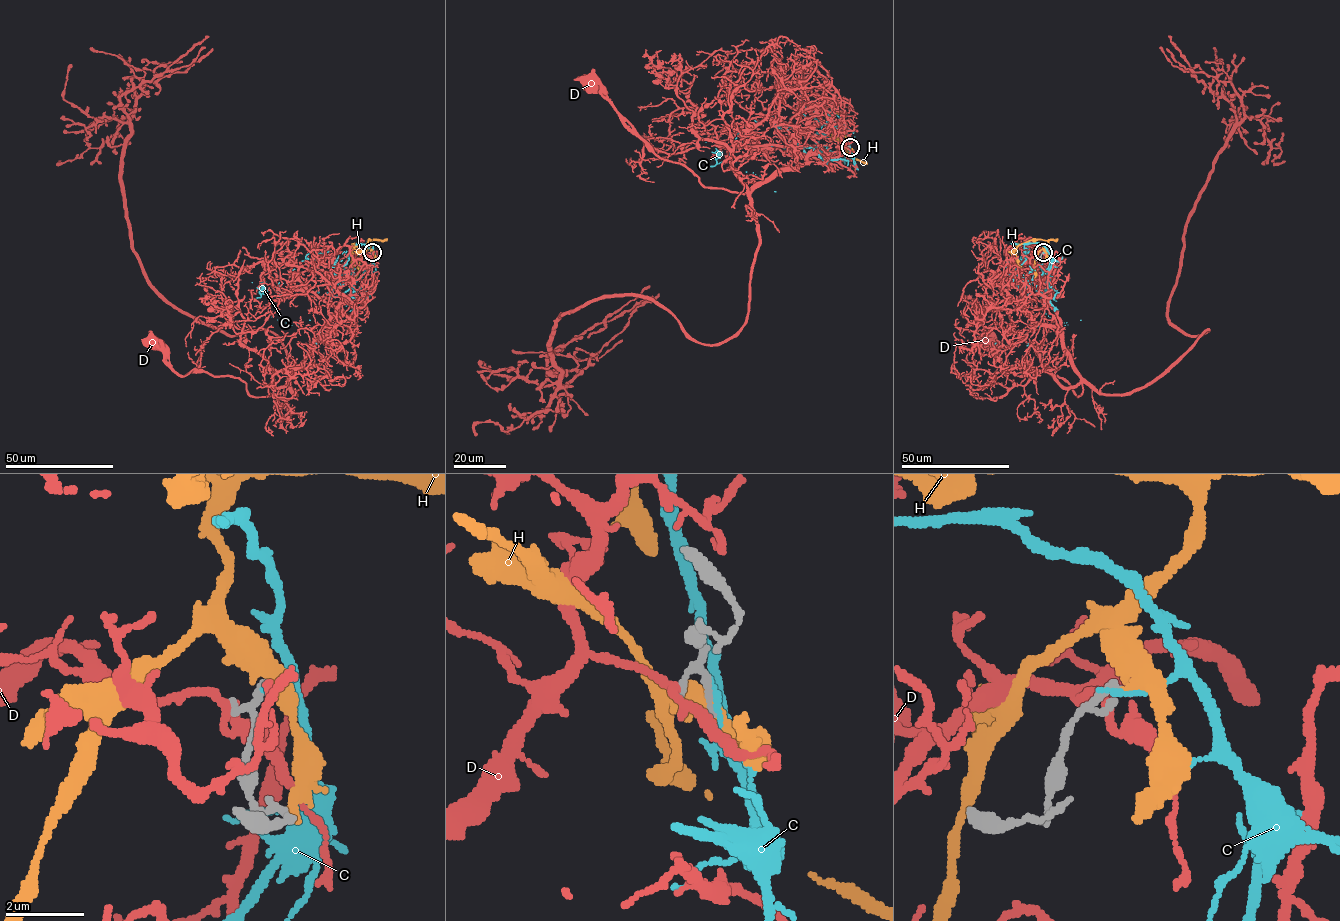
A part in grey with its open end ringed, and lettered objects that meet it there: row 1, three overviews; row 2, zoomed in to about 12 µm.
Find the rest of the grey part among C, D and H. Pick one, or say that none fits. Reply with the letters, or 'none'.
none

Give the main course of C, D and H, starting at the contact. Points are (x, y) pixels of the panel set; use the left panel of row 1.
C: (372, 252), (337, 296), (342, 273), (353, 274), (344, 252), (319, 253), (293, 270), (271, 317), (310, 320)
D: (370, 253), (357, 253), (328, 333), (281, 393), (252, 396), (238, 378), (182, 375), (156, 345)
H: (373, 252), (369, 239), (364, 252), (355, 246), (351, 256), (355, 266)

